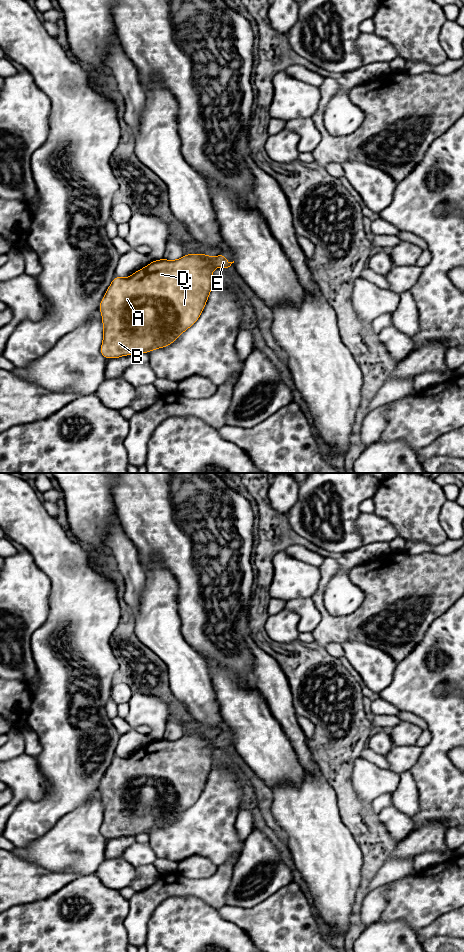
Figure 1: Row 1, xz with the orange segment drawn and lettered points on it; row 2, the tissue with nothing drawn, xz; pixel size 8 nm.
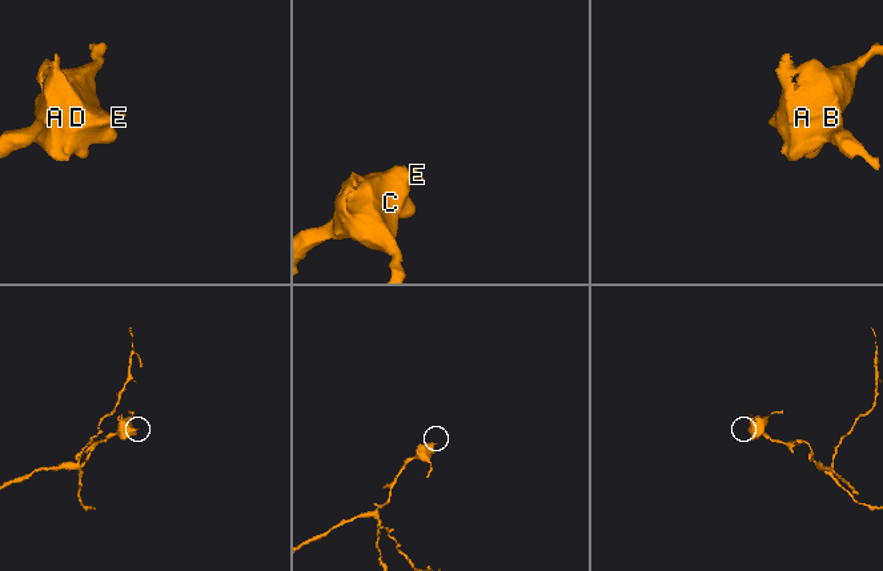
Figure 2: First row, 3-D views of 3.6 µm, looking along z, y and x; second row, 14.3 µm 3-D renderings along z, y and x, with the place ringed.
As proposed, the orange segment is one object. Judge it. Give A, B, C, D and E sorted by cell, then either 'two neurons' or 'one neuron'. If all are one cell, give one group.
groups A B C D E; one neuron

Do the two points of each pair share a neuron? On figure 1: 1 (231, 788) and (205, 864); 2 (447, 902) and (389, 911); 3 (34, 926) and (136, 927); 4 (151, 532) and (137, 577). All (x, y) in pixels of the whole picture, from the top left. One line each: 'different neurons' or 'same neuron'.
1: different neurons
2: same neuron
3: different neurons
4: different neurons

